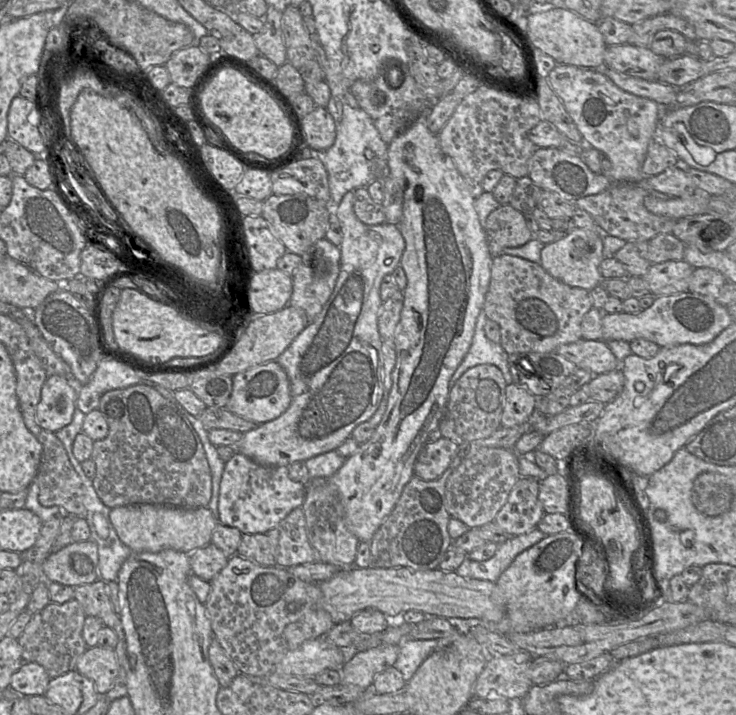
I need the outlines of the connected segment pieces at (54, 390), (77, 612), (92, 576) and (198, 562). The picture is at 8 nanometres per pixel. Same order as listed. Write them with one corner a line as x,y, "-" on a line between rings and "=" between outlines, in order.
59,375
49,376
41,390
36,422
43,430
56,432
70,424
76,410
78,387
=
71,599
63,604
51,602
32,615
23,633
17,639
22,648
23,663
40,664
51,679
74,670
77,659
88,648
82,631
87,615
80,603
=
92,539
72,542
57,552
51,552
43,563
43,576
47,582
71,587
100,579
97,543
=
213,543
198,548
189,555
191,574
208,582
211,582
228,561
229,557

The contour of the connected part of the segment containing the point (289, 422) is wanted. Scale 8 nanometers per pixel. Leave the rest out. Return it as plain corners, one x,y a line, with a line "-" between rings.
348,191
335,210
334,218
338,221
342,230
342,243
340,245
340,272
334,290
321,312
300,332
286,350
275,360
285,370
290,383
291,403
288,409
274,420
257,425
254,429
242,433
242,438
236,446
236,452
240,452
256,463
263,466
288,466
297,461
306,461
311,457
335,450
348,437
354,428
369,420
380,405
384,393
383,384
383,354
381,351
382,339
378,331
378,314
382,305
380,298
380,286
387,274
392,274
396,267
400,266
400,260
405,250
405,241
397,225
383,223
379,225
366,225
362,223
354,213
354,191

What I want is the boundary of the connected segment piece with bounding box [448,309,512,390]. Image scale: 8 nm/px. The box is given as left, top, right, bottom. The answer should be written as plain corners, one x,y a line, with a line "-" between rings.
482,309
477,317
471,346
451,377
448,384
449,390
466,370
479,364
493,364
497,366
501,370
506,384
512,383
508,361
509,354
500,343
495,343
487,338
484,331
487,320
488,318

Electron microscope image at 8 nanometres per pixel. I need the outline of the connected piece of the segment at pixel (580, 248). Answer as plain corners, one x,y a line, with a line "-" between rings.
575,228
562,239
545,244
541,250
540,265
554,278
571,287
592,290
603,277
599,265
603,256
603,233
600,230

